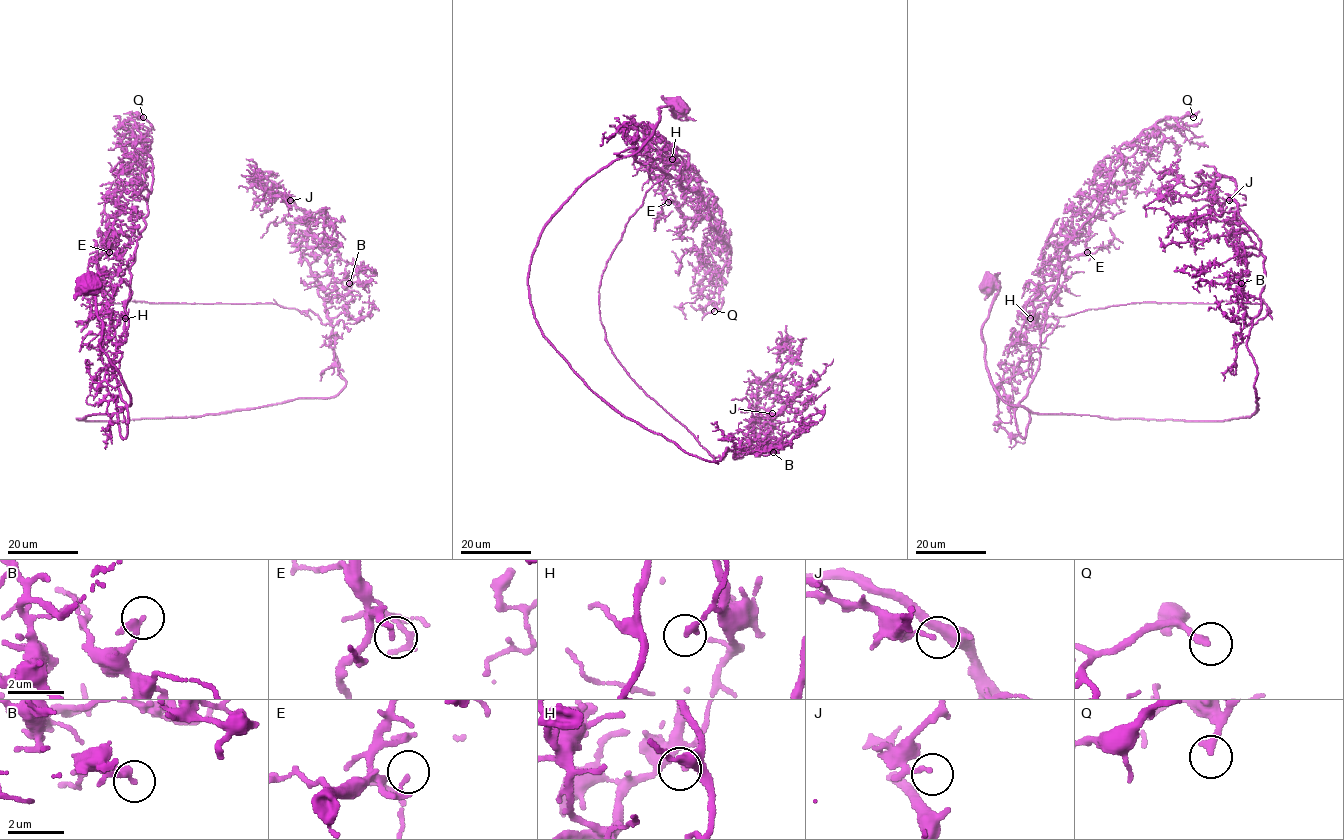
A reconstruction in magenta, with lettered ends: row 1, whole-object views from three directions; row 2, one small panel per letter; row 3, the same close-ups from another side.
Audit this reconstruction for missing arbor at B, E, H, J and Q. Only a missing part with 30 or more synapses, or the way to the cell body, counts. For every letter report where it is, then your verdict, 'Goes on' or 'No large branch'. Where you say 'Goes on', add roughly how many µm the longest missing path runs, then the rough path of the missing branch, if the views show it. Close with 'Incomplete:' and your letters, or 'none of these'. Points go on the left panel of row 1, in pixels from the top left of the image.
B: Place: (349, 283). No large branch
E: Place: (109, 252). No large branch
H: Place: (125, 318). No large branch
J: Place: (290, 200). Goes on. Missing length about 35 µm
Q: Place: (143, 117). Goes on. Missing length about 40 µm. Course of what is missing: (143, 117), (121, 112), (106, 127), (102, 122), (107, 113), (116, 118)
Incomplete: J, Q

